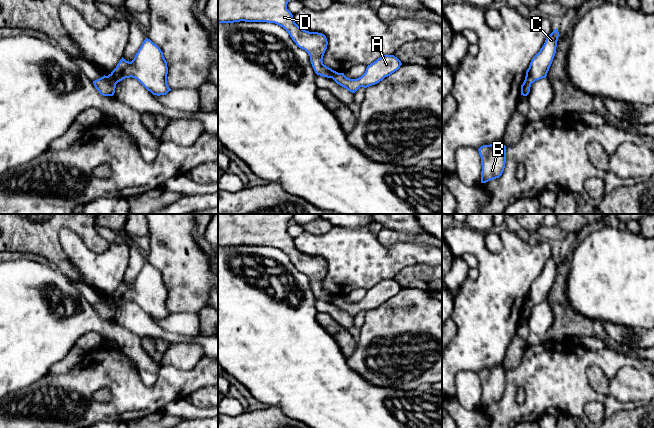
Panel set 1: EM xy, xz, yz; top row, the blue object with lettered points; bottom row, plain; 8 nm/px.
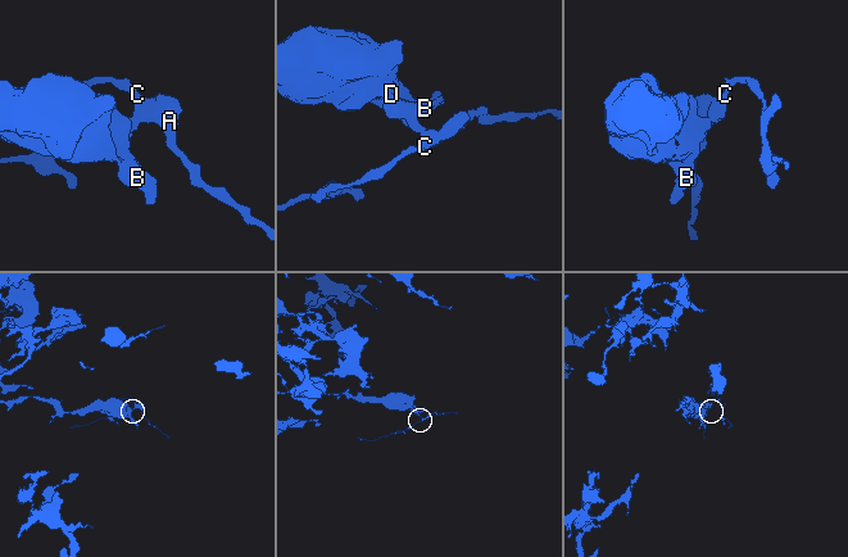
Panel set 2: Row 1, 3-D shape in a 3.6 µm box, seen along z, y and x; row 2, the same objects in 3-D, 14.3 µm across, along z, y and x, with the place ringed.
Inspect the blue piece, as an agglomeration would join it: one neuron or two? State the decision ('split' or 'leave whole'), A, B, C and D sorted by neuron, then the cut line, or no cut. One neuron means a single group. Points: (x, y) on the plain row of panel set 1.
split; A C / B D; cut in xy along (107, 300), (115, 308)

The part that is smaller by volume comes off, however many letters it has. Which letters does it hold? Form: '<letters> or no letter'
A, C

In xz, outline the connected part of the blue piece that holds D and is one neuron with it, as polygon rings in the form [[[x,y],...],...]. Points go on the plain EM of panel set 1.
[[[218,214],[218,247],[267,246],[283,251],[305,274],[317,299],[333,302],[338,296],[323,288],[328,265],[324,258],[300,252],[287,233],[294,214]]]

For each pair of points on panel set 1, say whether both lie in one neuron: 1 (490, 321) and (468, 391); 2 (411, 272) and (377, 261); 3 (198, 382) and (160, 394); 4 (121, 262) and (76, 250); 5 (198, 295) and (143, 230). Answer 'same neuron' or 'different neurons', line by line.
1: different neurons
2: different neurons
3: same neuron
4: same neuron
5: different neurons

